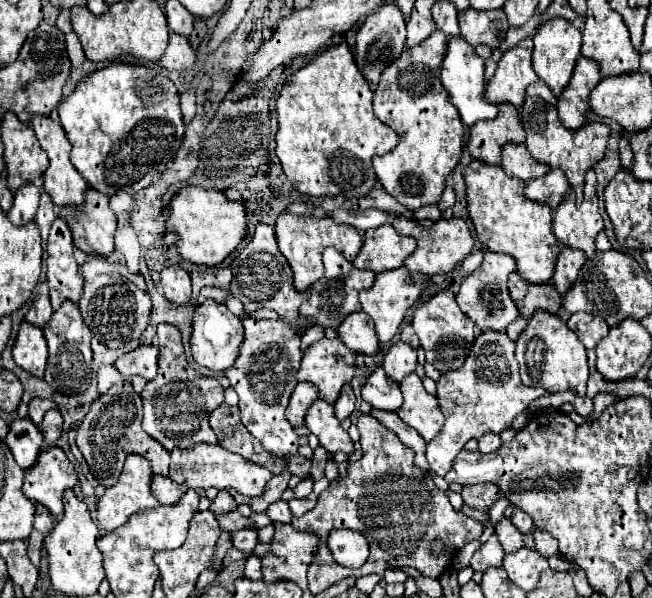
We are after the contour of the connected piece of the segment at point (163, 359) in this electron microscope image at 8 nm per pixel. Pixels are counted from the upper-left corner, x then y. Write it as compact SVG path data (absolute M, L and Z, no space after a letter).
M170 324L158 326L158 338L160 338L160 366L158 376L154 382L148 382L142 390L142 404L144 404L144 420L142 428L148 436L152 436L156 442L160 442L168 452L176 448L192 448L198 442L216 444L214 432L208 426L210 410L220 406L224 402L224 388L216 378L198 376L190 380L186 376L186 354L182 346L180 332Z

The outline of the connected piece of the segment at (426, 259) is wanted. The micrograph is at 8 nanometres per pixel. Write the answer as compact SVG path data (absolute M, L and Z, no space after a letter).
M398 218L392 222L392 226L398 230L402 236L412 236L418 246L410 258L406 258L404 266L412 272L424 272L424 274L448 274L456 268L458 262L462 262L474 246L474 238L468 230L468 224L464 218L450 218L444 220L440 218L432 228L422 228L418 222L406 222L406 218Z

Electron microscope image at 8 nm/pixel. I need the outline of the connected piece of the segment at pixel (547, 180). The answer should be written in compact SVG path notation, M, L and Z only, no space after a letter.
M550 170L544 178L526 182L524 194L526 194L526 198L530 198L538 204L556 208L564 200L564 194L568 192L568 188L570 188L570 184L568 184L566 176L560 174L560 170Z

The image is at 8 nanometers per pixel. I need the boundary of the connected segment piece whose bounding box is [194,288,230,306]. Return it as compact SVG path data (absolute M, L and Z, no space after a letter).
M203 288L194 300L194 303L196 306L199 306L207 299L216 300L216 302L222 302L222 300L224 300L228 294L230 294L228 290L220 290L220 288Z

